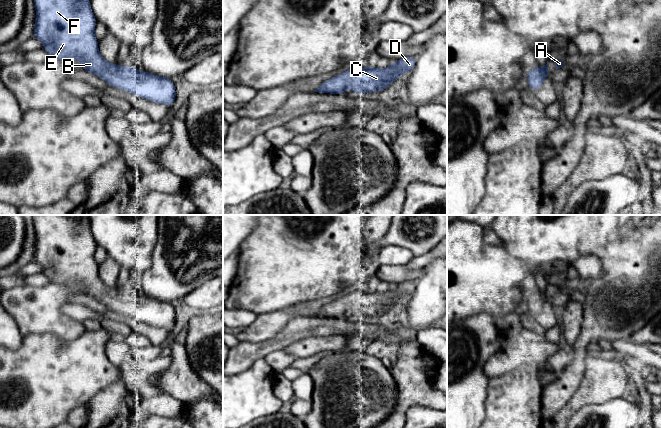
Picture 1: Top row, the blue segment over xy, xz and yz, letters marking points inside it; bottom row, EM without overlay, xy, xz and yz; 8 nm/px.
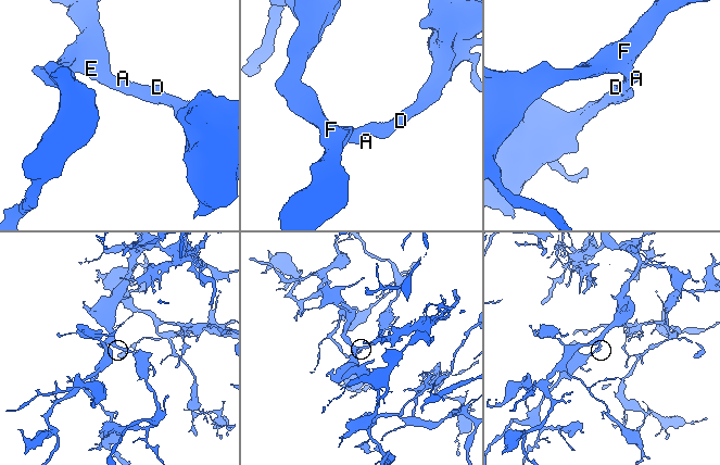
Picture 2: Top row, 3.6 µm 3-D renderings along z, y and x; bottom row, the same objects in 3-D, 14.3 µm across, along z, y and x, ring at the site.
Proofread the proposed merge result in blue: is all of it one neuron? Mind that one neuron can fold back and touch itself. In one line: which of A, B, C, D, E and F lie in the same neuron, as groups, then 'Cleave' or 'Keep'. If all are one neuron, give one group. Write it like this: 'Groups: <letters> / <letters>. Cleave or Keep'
Groups: A B C D E F. Keep

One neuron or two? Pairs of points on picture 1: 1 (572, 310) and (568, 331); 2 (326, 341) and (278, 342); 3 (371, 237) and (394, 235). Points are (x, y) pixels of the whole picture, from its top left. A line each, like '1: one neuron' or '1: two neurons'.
1: one neuron
2: two neurons
3: two neurons

